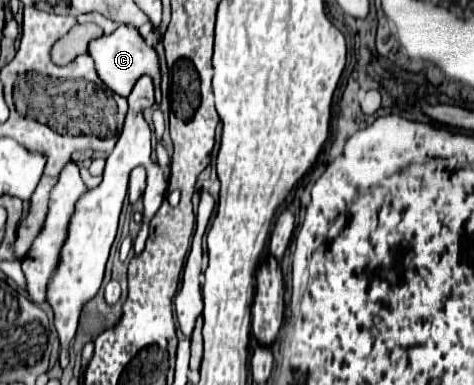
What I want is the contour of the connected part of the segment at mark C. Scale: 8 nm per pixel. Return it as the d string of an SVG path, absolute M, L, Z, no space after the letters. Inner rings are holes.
M120 26L110 36L100 36L96 40L92 40L88 44L88 54L96 62L98 76L104 80L104 84L108 84L108 88L112 88L112 92L116 92L120 96L128 96L128 92L132 92L136 80L140 76L148 74L148 76L152 76L155 86L155 102L157 104L161 103L162 92L159 86L161 82L160 60L158 60L158 54L156 54L154 46L146 44L146 40L140 36L140 32L136 28Z

